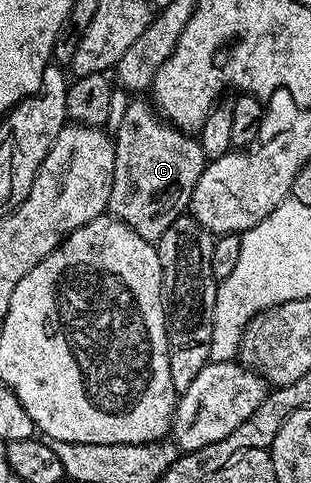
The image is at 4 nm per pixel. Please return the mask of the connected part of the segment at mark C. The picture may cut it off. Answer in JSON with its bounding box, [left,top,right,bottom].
[108,97,207,241]

